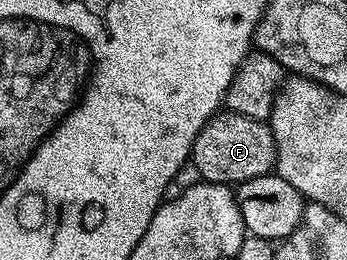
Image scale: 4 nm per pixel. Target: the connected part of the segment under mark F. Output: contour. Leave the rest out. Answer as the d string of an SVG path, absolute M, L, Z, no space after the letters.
M217 112L197 132L197 140L193 140L190 165L197 168L200 179L224 184L238 184L245 180L253 180L257 176L265 176L275 170L275 141L271 135L271 127L267 122L258 122L249 116Z

